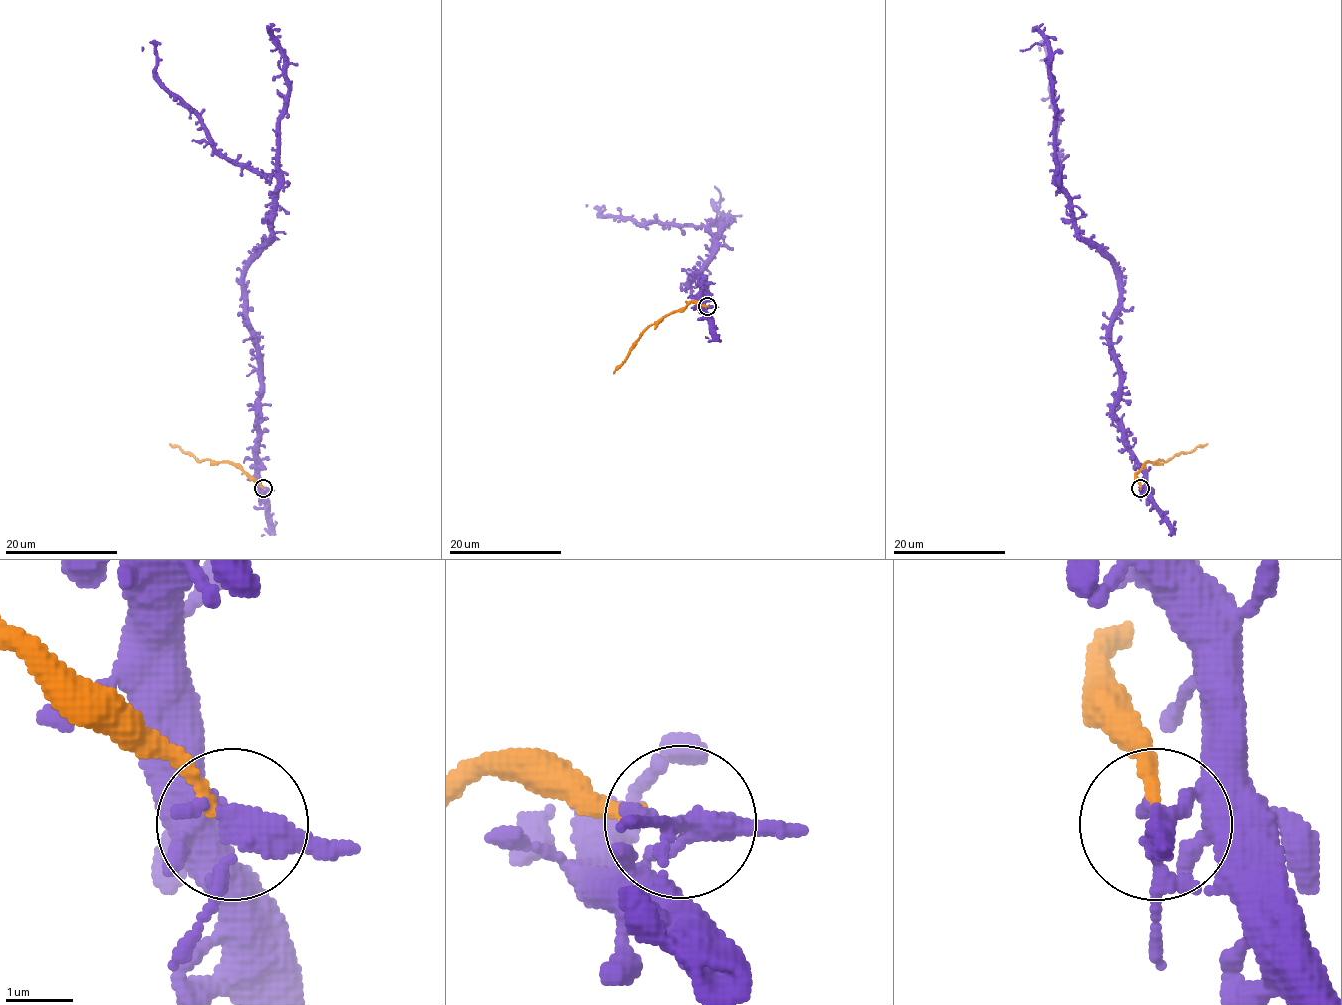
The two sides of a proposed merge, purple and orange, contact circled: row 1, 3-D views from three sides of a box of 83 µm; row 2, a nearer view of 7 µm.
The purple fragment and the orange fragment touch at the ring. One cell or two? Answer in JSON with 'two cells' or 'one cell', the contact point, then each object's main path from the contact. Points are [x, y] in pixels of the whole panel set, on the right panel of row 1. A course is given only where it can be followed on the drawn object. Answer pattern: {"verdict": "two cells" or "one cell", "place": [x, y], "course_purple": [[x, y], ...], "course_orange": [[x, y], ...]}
{"verdict": "two cells", "place": [1140, 488], "course_purple": [[1140, 488], [1144, 472], [1114, 413], [1118, 270], [1077, 232], [1060, 178], [1042, 42], [1039, 51]], "course_orange": [[1140, 488], [1137, 474], [1147, 462], [1167, 461], [1176, 454], [1192, 452], [1208, 444]]}

